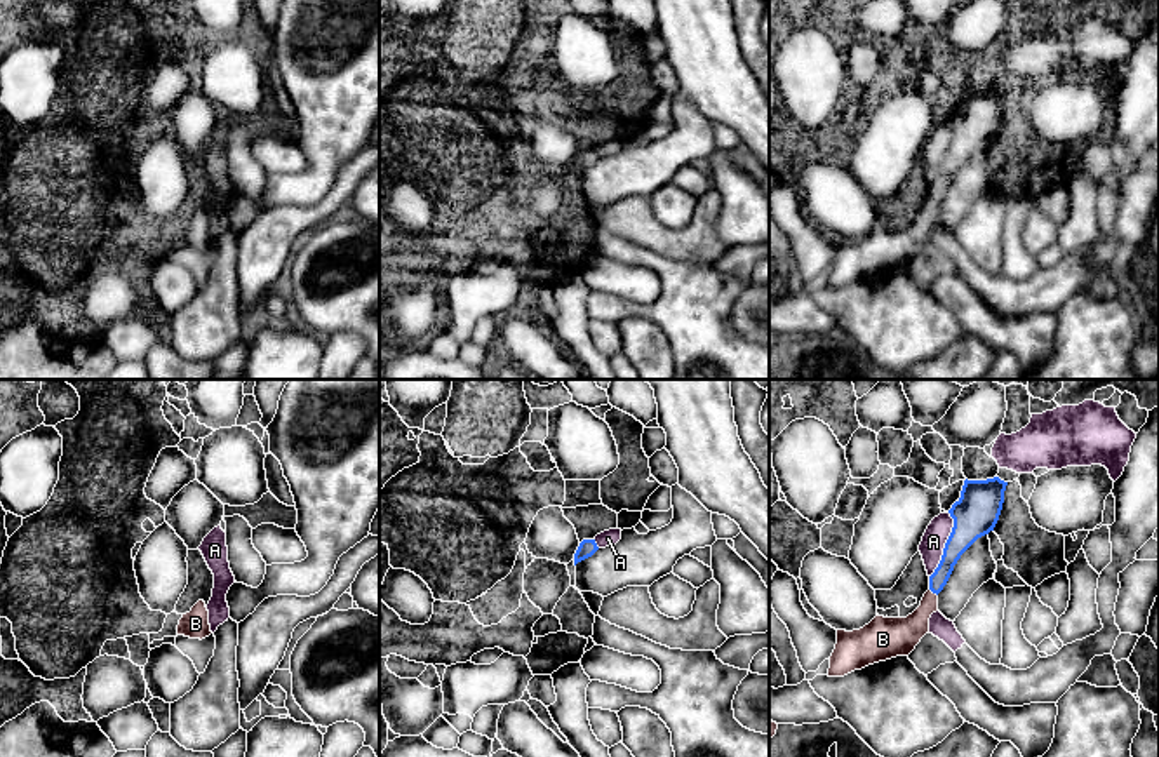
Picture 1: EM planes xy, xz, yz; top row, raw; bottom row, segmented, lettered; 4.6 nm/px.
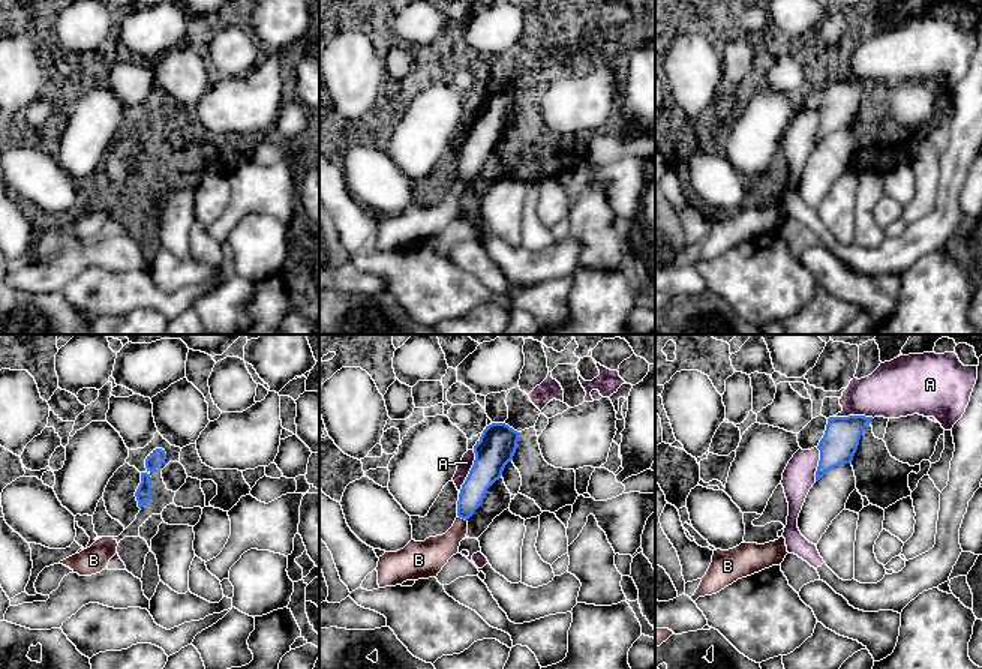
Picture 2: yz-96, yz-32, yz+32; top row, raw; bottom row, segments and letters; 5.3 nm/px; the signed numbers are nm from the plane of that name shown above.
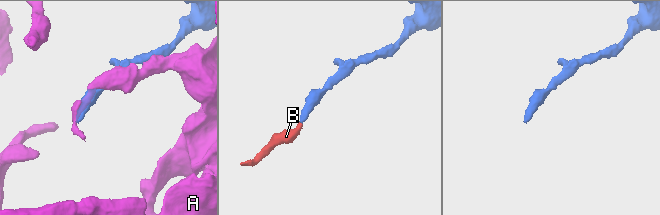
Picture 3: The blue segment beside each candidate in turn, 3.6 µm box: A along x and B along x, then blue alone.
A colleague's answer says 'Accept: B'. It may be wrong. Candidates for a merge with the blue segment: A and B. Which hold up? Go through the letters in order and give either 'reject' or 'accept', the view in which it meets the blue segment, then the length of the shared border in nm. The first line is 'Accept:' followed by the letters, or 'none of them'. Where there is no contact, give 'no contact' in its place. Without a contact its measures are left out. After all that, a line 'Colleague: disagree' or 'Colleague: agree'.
Accept: B
A: reject; contact in yz; length 320 nm
B: accept; contact in yz; length 50 nm
Colleague: agree

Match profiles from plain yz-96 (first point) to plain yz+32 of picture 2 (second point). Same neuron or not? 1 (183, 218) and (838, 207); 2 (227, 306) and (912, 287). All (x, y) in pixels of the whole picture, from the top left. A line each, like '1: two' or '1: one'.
1: one
2: two

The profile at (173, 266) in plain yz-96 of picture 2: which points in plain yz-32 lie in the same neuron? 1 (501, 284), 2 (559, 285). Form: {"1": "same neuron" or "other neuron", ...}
{"1": "other neuron", "2": "other neuron"}

